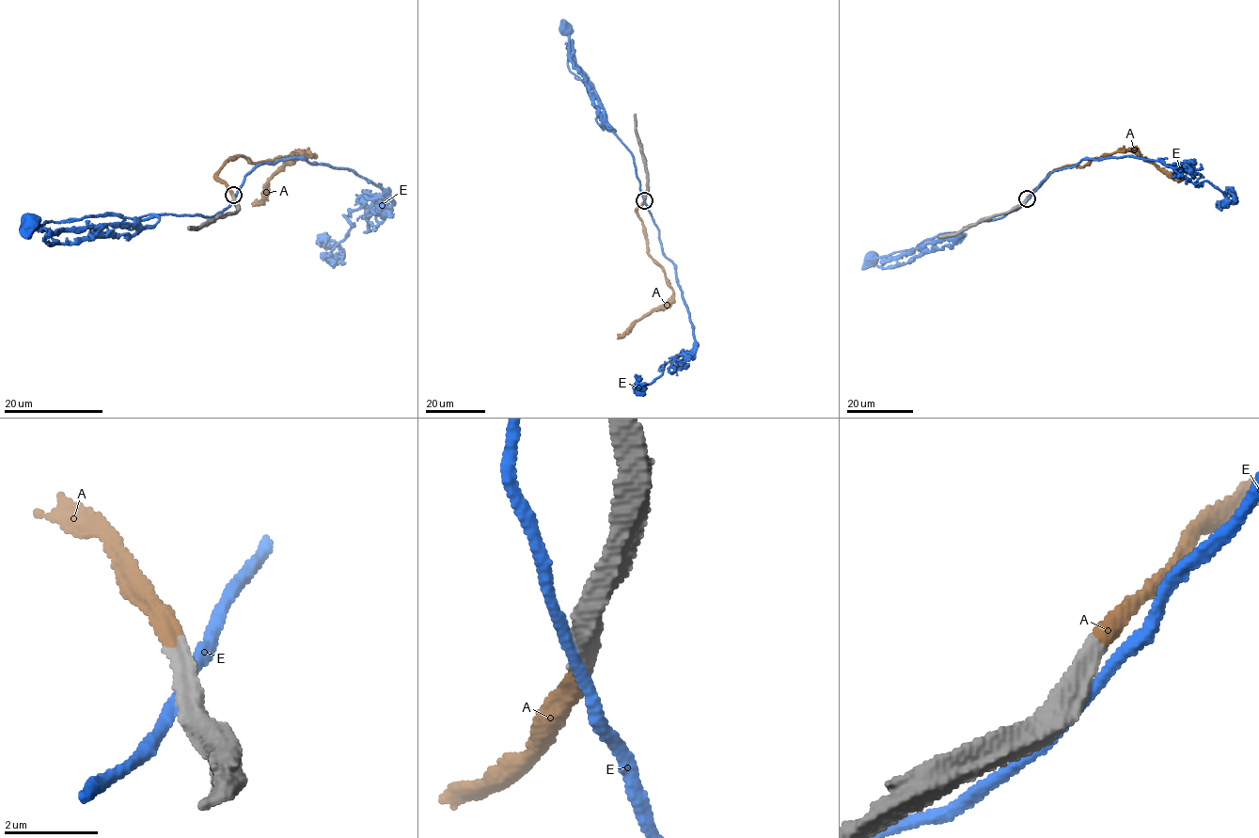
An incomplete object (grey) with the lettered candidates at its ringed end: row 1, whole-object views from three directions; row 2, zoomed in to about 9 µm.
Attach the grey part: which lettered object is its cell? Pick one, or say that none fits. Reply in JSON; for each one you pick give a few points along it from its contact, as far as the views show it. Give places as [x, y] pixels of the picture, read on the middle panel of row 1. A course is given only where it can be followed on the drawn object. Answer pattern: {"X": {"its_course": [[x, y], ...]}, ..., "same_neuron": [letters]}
{"A": {"its_course": [[644, 200], [637, 211], [647, 239], [649, 256], [663, 271], [673, 294], [618, 339]]}, "same_neuron": ["A"]}

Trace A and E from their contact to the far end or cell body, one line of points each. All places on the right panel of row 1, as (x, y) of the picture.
A: (1027, 197), (1049, 173), (1065, 166), (1084, 166), (1092, 160), (1126, 150), (1135, 151), (1183, 181)
E: (1025, 201), (1002, 217), (968, 225), (959, 232), (924, 239), (913, 248), (873, 258)

